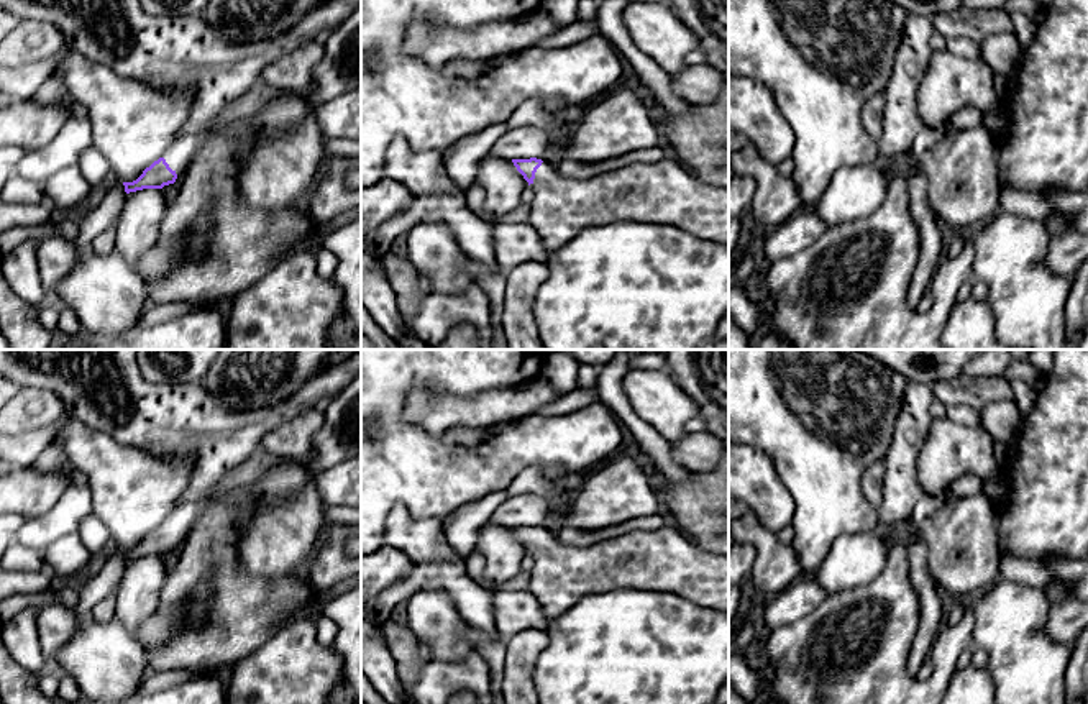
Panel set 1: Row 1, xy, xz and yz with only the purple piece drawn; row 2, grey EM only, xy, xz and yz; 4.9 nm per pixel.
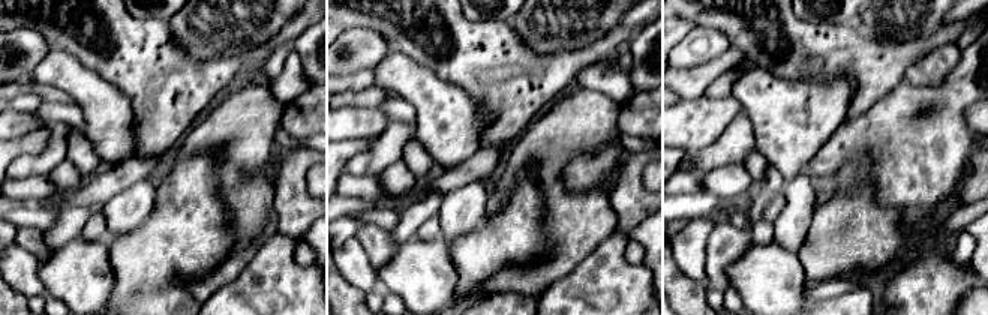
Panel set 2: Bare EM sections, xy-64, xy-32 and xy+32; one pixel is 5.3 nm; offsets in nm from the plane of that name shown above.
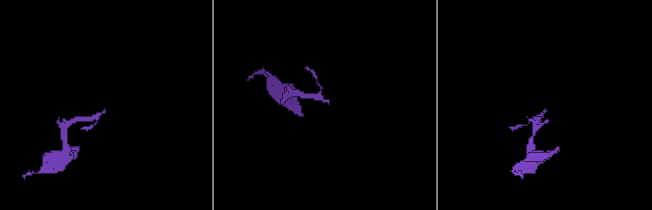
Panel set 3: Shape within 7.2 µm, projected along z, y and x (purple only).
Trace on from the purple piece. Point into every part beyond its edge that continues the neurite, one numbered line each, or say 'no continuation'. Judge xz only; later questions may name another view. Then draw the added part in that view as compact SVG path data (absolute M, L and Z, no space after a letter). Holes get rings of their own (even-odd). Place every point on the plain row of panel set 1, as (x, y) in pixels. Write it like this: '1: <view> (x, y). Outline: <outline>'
1: xz (667, 560). Outline: M665 525L660 530L638 530L589 546L563 545L543 528L530 556L533 568L527 591L535 596L548 620L560 617L586 594L612 589L671 592L729 615L729 555L701 548L679 528Z

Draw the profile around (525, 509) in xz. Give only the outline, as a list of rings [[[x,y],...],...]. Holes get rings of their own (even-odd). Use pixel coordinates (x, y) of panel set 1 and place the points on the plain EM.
[[[530,492],[507,497],[492,514],[491,522],[504,527],[543,527],[551,512],[551,501]]]

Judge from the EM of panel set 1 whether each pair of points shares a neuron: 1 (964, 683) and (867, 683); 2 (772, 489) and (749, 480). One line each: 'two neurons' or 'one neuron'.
1: two neurons
2: one neuron

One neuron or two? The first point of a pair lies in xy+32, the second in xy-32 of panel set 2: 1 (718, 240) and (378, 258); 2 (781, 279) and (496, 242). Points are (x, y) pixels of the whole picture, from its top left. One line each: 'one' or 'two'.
1: one
2: two

